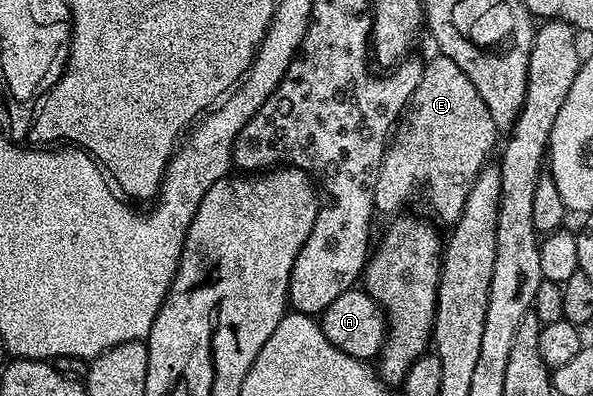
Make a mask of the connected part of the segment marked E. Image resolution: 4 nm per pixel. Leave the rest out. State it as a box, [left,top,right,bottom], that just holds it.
[374,54,498,226]

